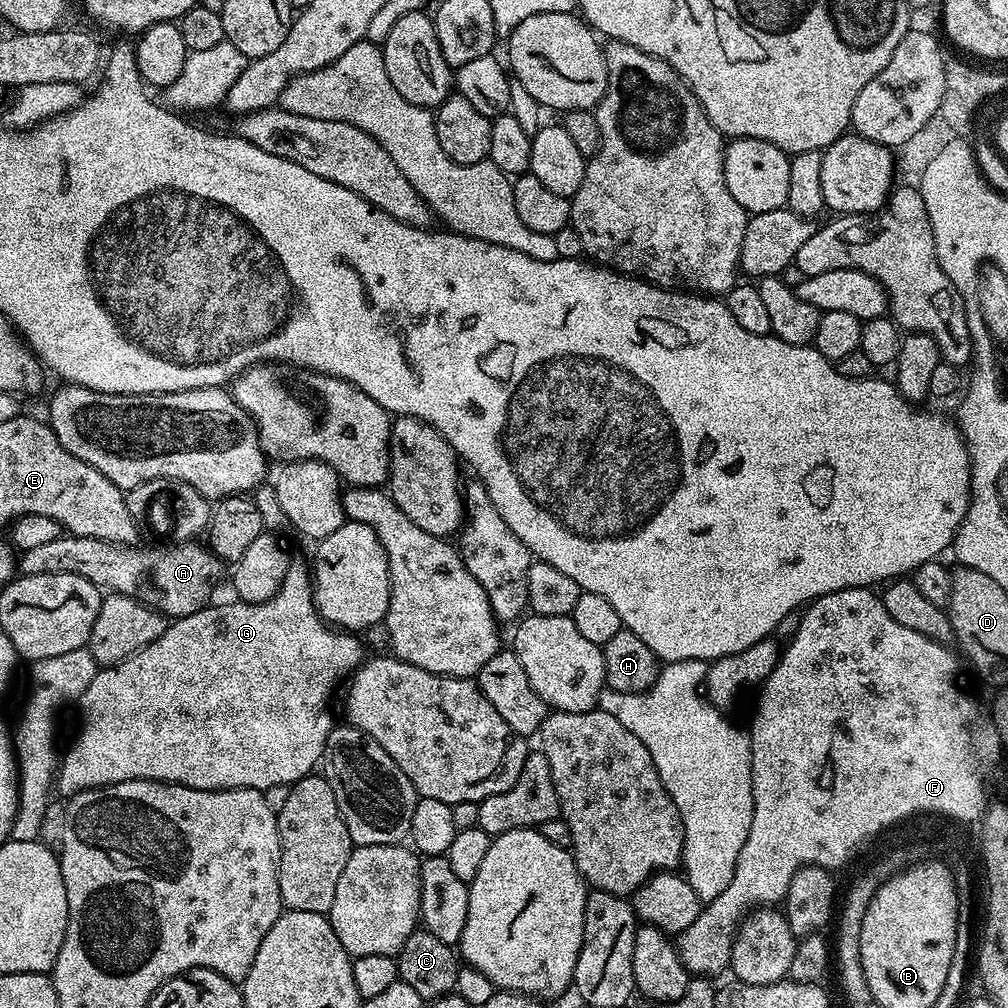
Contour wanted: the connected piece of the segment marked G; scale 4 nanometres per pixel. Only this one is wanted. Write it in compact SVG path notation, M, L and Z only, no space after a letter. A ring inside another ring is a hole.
M293 559L289 563L288 569L286 570L286 578L282 582L280 592L274 594L274 598L270 598L266 602L261 604L245 604L243 602L235 602L236 604L224 604L221 608L212 608L213 606L206 606L202 610L198 610L194 614L189 616L181 616L173 619L171 623L165 627L163 634L158 638L154 638L154 642L150 642L142 650L138 650L130 658L126 658L122 662L113 664L111 666L104 666L99 669L100 673L89 682L88 685L83 685L82 691L78 696L78 709L80 708L80 729L76 732L76 737L72 740L72 745L66 748L63 753L62 759L58 764L58 771L54 781L55 787L60 788L65 792L65 797L71 798L76 795L77 792L85 792L91 788L101 788L107 784L117 784L118 782L126 782L127 780L162 780L165 784L184 784L188 788L201 788L202 790L210 790L215 792L222 788L258 788L266 789L270 786L278 786L279 784L287 784L289 786L296 783L296 781L302 779L303 776L309 775L313 771L312 768L321 763L324 755L324 744L328 741L328 736L331 734L334 721L332 716L328 713L328 699L332 696L332 691L336 688L336 683L340 679L343 681L345 677L356 671L360 667L362 661L365 659L366 653L364 648L360 645L361 637L359 635L345 632L343 630L337 630L327 624L326 621L320 617L320 613L316 611L316 603L312 600L312 578L310 575L310 568L307 563L304 564L300 560Z

